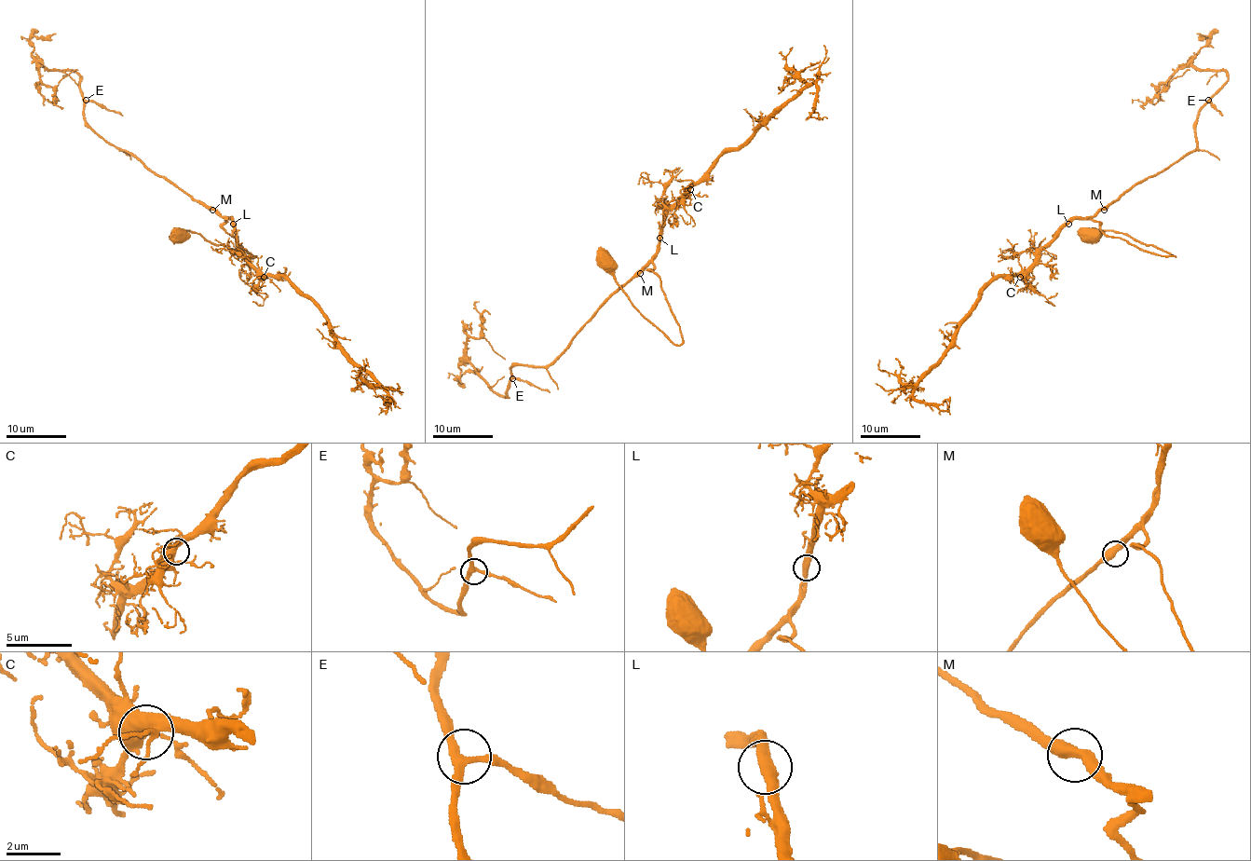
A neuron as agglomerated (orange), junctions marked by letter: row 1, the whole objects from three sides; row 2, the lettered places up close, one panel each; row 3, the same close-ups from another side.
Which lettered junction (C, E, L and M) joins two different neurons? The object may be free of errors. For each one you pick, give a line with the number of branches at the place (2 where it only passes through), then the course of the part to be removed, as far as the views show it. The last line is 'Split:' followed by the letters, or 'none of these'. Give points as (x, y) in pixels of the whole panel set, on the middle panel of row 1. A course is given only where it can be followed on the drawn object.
Split: none of these

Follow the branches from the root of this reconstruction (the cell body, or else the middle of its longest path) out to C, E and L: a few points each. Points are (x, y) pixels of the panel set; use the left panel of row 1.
C: (210, 206), (219, 215), (231, 218), (235, 244), (264, 277)
E: (210, 206), (193, 200), (169, 180), (158, 176), (121, 148), (109, 145), (86, 121), (86, 100)
L: (210, 206), (219, 215), (231, 218), (232, 225)

